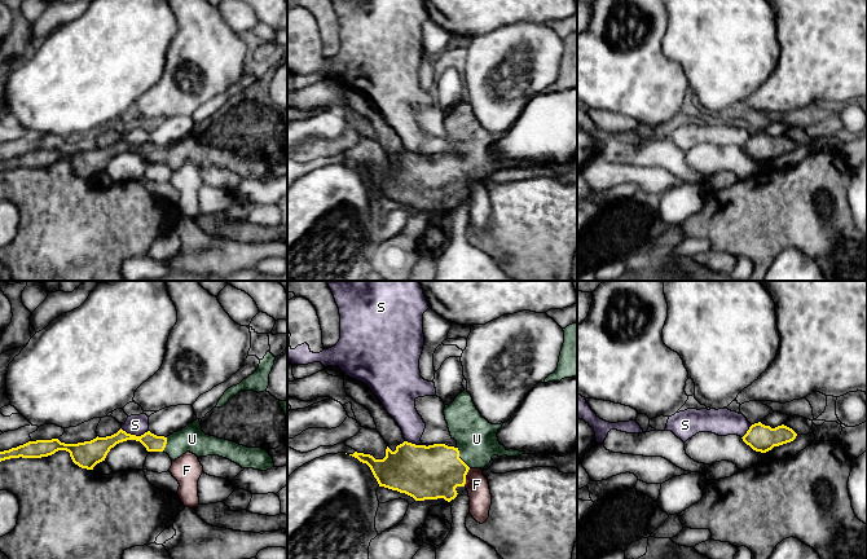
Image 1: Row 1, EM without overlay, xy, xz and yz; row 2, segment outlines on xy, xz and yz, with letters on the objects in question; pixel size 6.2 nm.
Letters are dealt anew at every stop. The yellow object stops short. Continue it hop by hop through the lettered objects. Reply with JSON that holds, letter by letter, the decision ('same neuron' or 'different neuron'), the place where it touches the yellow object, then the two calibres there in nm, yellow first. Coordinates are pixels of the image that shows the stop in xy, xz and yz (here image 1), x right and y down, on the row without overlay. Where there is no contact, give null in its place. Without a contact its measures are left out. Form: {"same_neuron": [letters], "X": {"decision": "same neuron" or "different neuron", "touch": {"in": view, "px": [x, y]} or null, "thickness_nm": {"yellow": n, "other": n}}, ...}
{"same_neuron": ["U"], "F": {"decision": "different neuron", "touch": {"in": "xz", "px": [465, 188]}, "thickness_nm": {"yellow": 340, "other": 140}}, "S": {"decision": "different neuron", "touch": {"in": "xy", "px": [135, 145]}, "thickness_nm": {"yellow": 140, "other": 130}}, "U": {"decision": "same neuron", "touch": {"in": "xz", "px": [458, 167]}, "thickness_nm": {"yellow": 340, "other": 260}}}

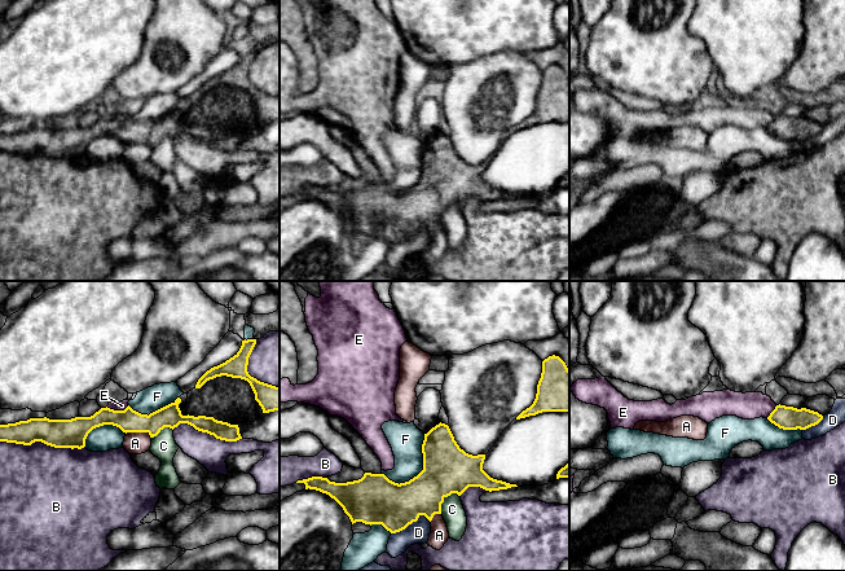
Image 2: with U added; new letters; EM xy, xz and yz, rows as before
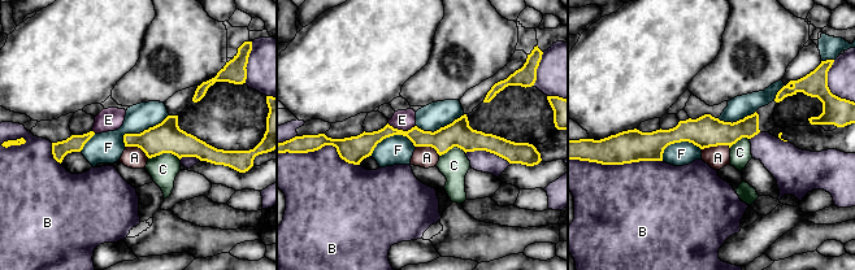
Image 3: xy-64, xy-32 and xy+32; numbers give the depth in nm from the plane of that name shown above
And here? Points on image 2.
{"same_neuron": [], "A": {"decision": "different neuron", "touch": {"in": "xy", "px": [139, 141]}, "thickness_nm": {"yellow": 140, "other": 140}}, "B": {"decision": "different neuron", "touch": {"in": "xy", "px": [42, 152]}, "thickness_nm": {"yellow": 180, "other": 480}}, "C": {"decision": "different neuron", "touch": {"in": "xz", "px": [443, 210]}, "thickness_nm": {"yellow": 300, "other": 140}}, "D": {"decision": "different neuron", "touch": {"in": "xz", "px": [410, 233]}, "thickness_nm": {"yellow": 300, "other": 140}}, "E": {"decision": "different neuron", "touch": {"in": "xy", "px": [117, 121]}, "thickness_nm": {"yellow": 140, "other": 60}}, "F": {"decision": "different neuron", "touch": {"in": "xz", "px": [421, 181]}, "thickness_nm": {"yellow": 300, "other": 200}}}

